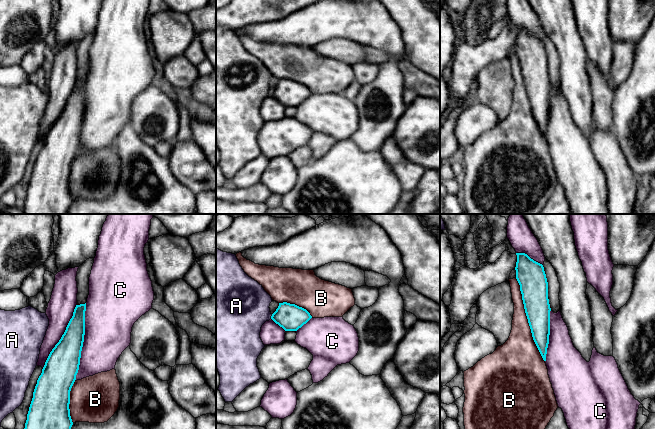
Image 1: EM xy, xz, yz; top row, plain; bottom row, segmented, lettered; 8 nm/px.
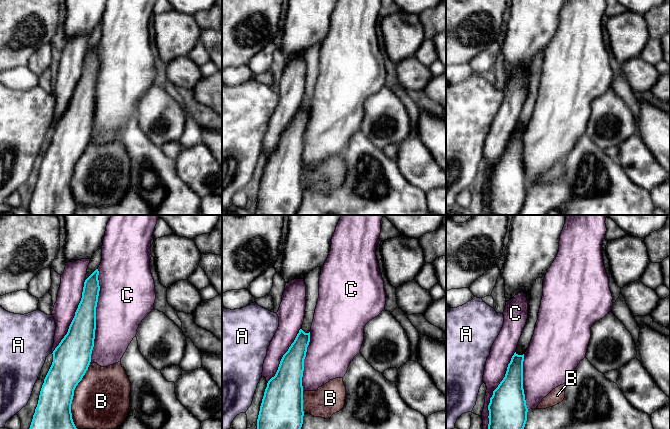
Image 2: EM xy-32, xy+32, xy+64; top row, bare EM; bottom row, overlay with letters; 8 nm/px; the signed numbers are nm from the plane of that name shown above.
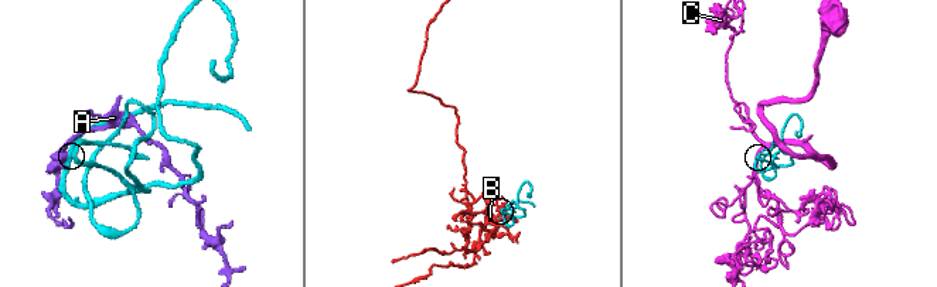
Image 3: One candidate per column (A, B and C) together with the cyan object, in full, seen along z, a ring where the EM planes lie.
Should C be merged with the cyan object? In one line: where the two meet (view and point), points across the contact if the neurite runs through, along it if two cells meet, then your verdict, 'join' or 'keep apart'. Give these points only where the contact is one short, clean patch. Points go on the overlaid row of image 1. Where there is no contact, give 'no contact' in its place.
xy (83, 341) | join

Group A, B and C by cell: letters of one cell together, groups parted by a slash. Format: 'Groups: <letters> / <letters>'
Groups: A / B / C

